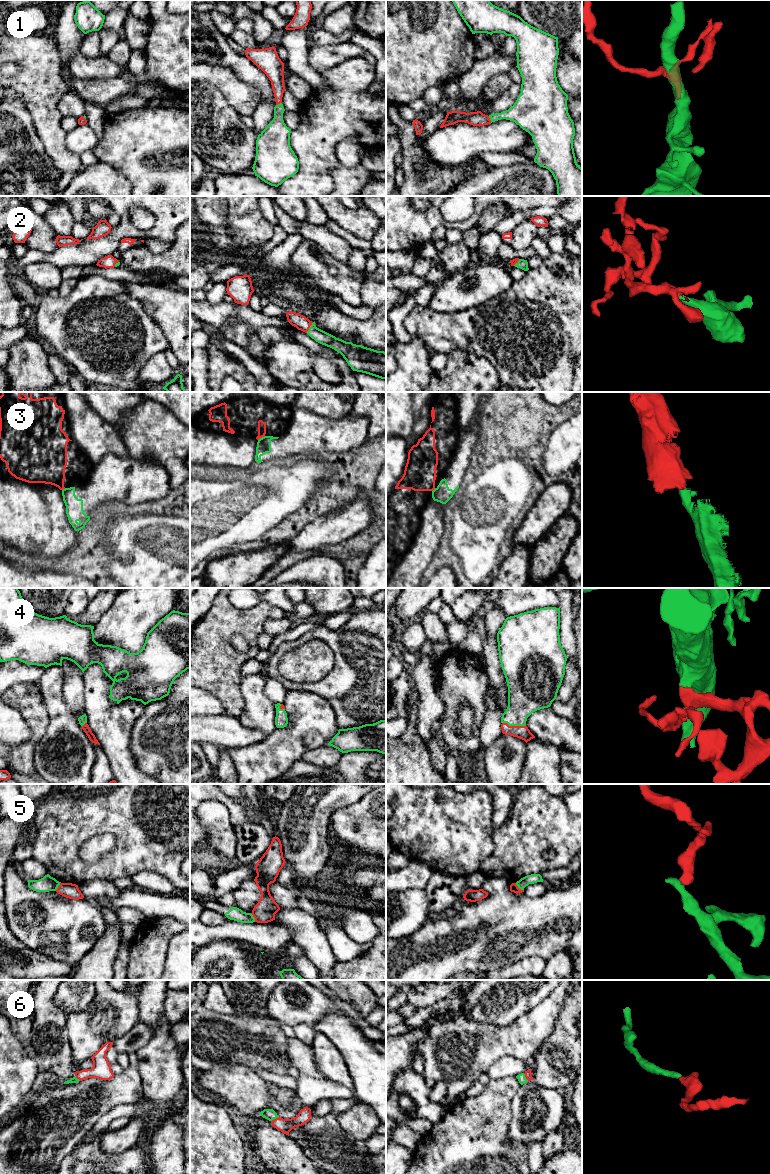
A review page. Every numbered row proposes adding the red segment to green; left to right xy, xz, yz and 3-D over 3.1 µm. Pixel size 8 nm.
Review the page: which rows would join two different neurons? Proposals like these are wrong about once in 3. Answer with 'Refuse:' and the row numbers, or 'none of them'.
Refuse: 3, 5

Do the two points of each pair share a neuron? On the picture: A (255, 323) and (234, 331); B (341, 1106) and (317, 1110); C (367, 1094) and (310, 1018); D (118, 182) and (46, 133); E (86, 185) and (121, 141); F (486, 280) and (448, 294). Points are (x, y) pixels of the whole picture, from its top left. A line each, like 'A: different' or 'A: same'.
A: different
B: same
C: different
D: different
E: different
F: same

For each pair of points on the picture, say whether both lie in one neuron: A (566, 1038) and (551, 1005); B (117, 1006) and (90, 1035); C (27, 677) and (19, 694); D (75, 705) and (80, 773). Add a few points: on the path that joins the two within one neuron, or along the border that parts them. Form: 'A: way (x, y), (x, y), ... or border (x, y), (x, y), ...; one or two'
A: border (565, 995), (563, 1008), (553, 1031), (546, 1038); two
B: way (110, 1013), (95, 1028); one
C: border (37, 682), (19, 682), (10, 687); two
D: border (63, 696), (65, 704), (77, 719); two

